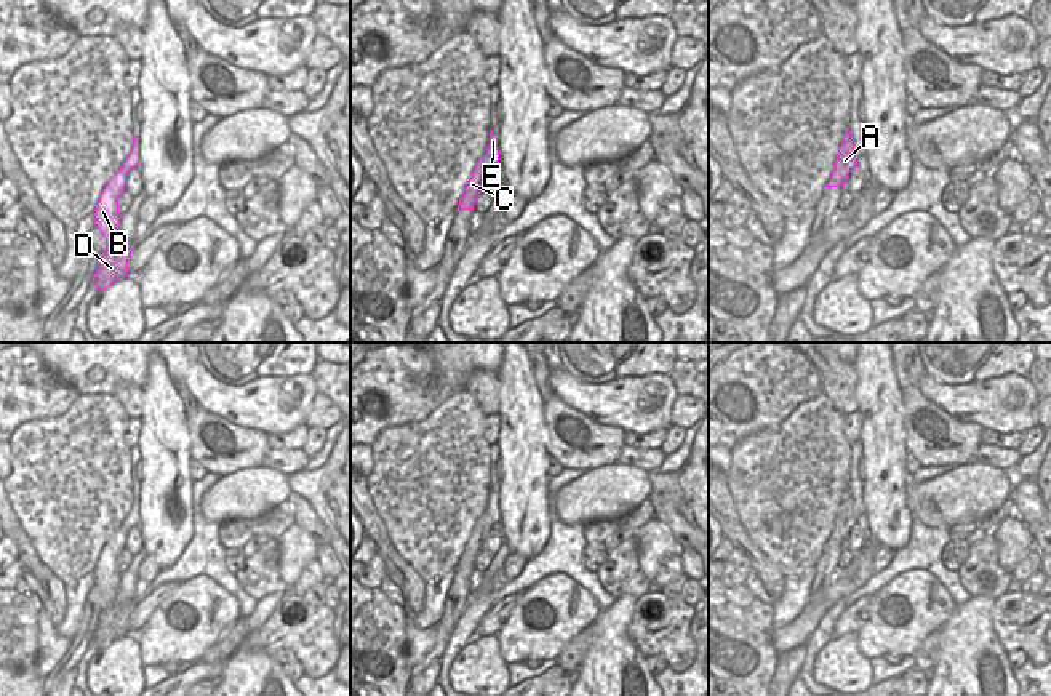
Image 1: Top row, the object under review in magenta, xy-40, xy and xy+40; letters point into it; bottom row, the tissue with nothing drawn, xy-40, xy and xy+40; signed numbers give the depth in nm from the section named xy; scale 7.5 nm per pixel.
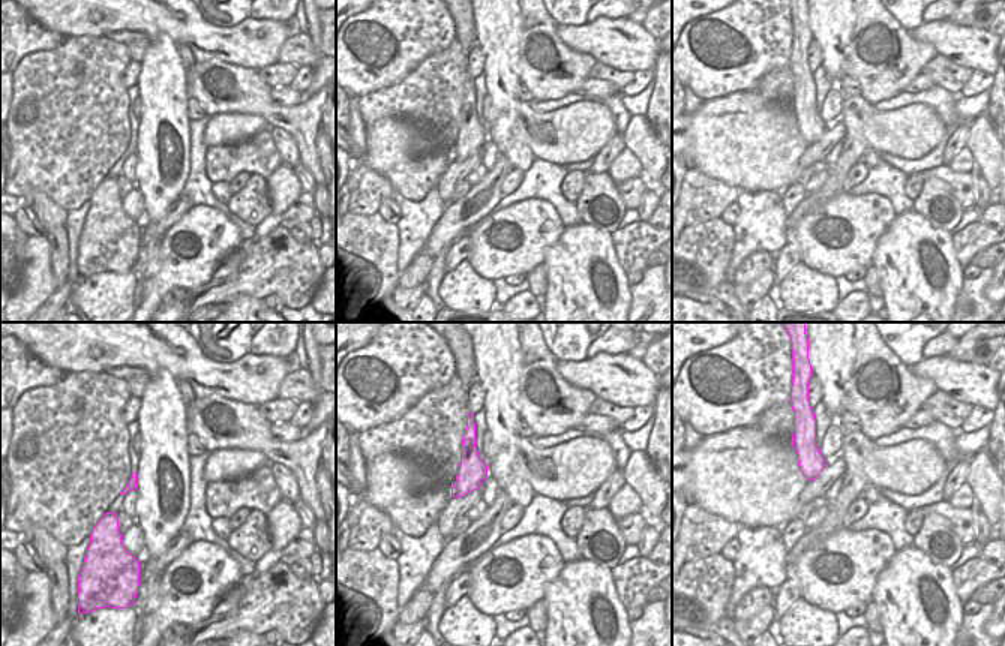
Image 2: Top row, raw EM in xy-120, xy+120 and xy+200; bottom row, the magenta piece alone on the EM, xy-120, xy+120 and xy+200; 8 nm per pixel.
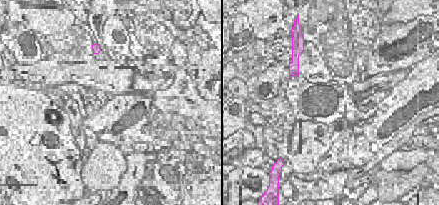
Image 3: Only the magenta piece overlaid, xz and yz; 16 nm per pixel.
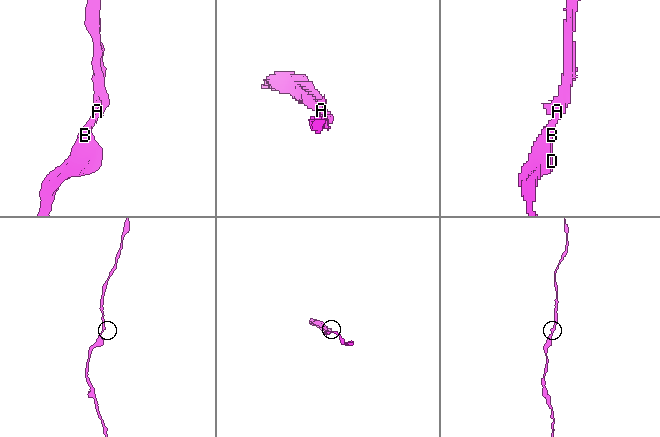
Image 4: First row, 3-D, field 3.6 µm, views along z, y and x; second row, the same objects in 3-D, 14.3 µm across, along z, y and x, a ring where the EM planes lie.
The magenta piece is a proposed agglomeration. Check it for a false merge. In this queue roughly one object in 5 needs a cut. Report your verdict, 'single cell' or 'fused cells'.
single cell

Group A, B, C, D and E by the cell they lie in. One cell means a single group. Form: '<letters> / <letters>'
A B C D E

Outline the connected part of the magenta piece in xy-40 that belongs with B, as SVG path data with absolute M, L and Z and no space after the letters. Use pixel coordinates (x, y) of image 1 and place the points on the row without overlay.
M133 494L131 509L126 518L122 522L120 530L115 531L104 544L96 566L91 571L94 574L94 584L106 597L106 608L99 614L96 630L93 634L93 643L98 648L106 648L114 640L130 635L128 618L133 610L133 603L115 603L115 595L120 586L118 557L126 544L126 533L130 528L139 525L139 494Z

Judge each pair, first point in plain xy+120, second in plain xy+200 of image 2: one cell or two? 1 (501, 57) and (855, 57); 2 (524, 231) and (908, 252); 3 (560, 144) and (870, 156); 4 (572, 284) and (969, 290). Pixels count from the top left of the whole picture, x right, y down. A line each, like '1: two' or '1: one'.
1: two
2: two
3: two
4: two

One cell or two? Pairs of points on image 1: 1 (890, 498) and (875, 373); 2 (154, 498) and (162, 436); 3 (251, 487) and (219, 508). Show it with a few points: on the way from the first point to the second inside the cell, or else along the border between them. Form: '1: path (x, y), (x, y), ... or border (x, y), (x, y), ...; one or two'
1: path (888, 468), (883, 463), (883, 415), (880, 404); one
2: path (162, 482), (162, 452); one
3: path (243, 490), (237, 490), (227, 500); one

